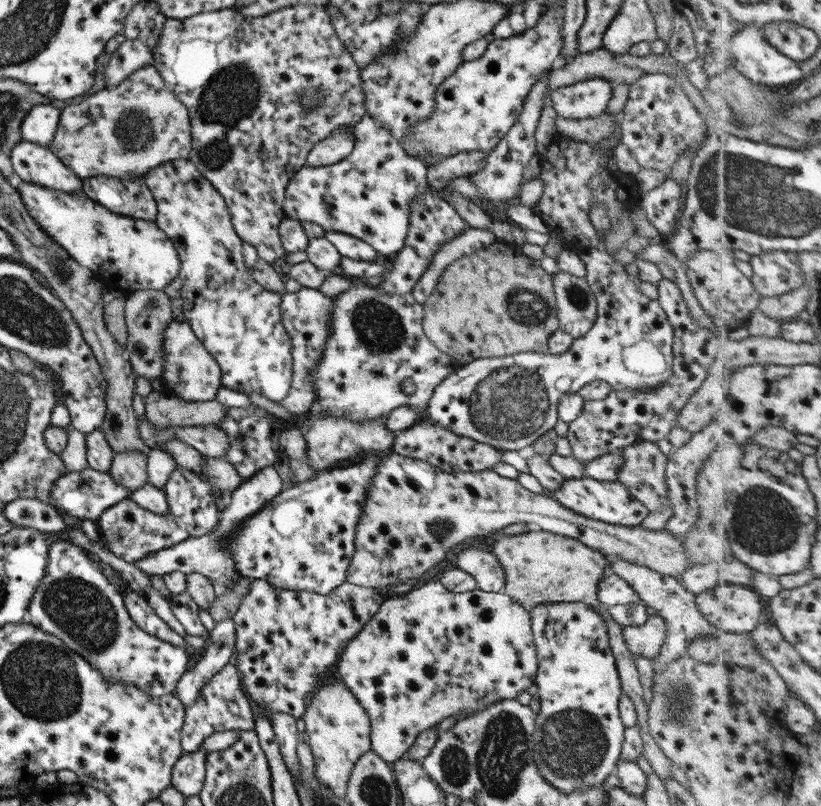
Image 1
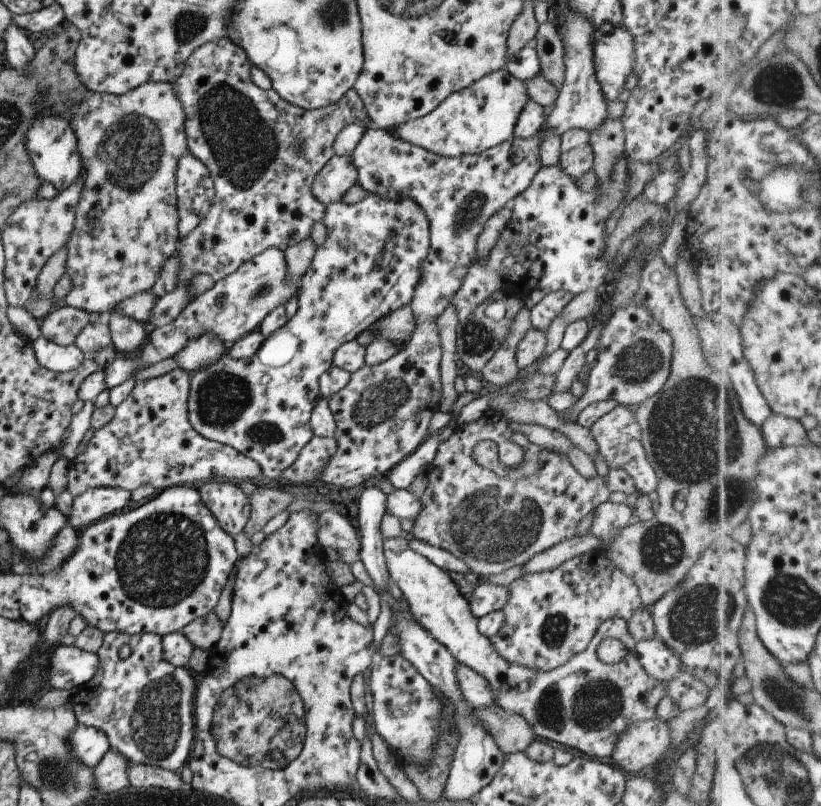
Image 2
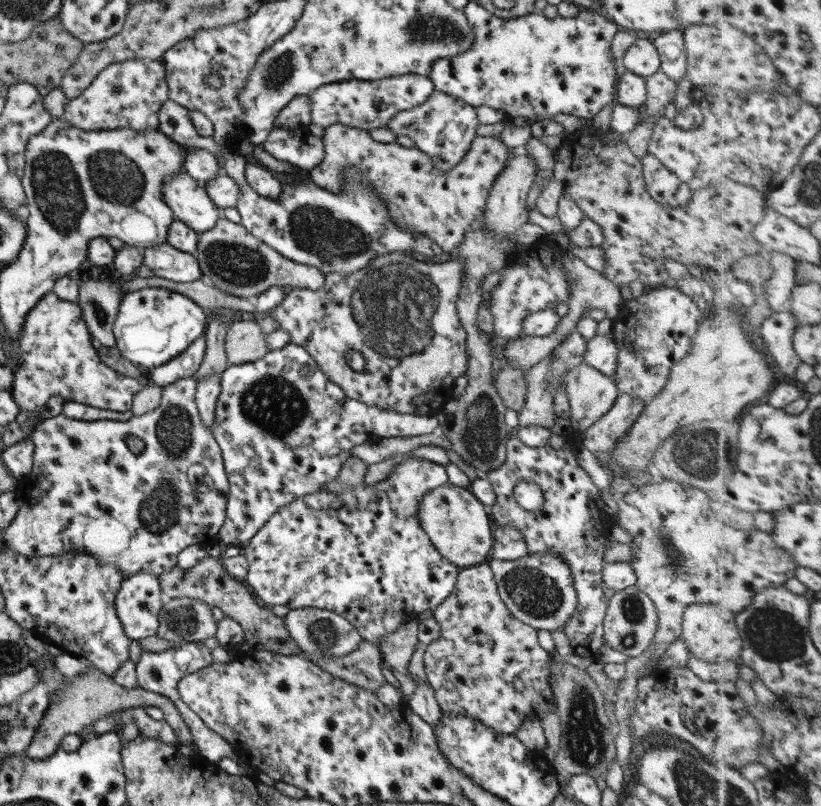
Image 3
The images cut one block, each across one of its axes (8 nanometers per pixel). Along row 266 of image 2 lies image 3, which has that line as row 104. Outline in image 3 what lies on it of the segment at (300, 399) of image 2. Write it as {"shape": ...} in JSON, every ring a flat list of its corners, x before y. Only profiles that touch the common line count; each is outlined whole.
{"shape":[[398,75,373,81,343,81,321,85,308,95,310,123,321,128,330,124,343,124,369,132,381,128,392,116,421,104,432,91,428,76]]}

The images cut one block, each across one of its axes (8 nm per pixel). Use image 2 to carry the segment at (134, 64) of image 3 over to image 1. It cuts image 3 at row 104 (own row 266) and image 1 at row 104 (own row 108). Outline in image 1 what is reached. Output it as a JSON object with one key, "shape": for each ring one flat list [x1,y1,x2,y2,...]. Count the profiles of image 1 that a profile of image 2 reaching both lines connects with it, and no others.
{"shape":[[152,65,143,66,114,87,98,90,78,104,63,108,55,135,46,147,80,179,89,176,121,178,125,172,134,172,143,178,148,170,160,164,187,157,191,150,188,110,177,100]]}

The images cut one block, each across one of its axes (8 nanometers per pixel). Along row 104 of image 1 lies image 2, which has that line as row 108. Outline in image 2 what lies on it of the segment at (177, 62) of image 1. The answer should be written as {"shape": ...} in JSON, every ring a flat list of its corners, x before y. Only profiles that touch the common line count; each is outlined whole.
{"shape":[[219,37,194,48,193,52,185,60,185,66,180,76,173,82,174,91,184,108,184,133,188,152,207,169,214,188,211,206,201,219,201,222,189,234,186,234,181,240,177,241,180,272,178,273,176,284,182,283,183,281,189,283,189,278,199,273,208,274,214,281,224,279,225,276,233,273,245,261,251,260,255,255,258,255,264,250,274,248,279,249,283,253,286,248,299,244,303,239,307,239,310,236,310,230,313,224,320,222,326,209,326,205,313,196,311,189,315,175,321,170,321,167,327,160,334,155,332,144,335,135,346,124,351,123,360,124,364,128,371,128,371,122,365,107,353,88,349,89,333,104,326,104,324,107,316,108,315,110,303,110,298,106,293,106,285,102,272,88,261,90,259,87,256,87,250,79,251,67,252,64,240,46,233,44,227,37]]}

